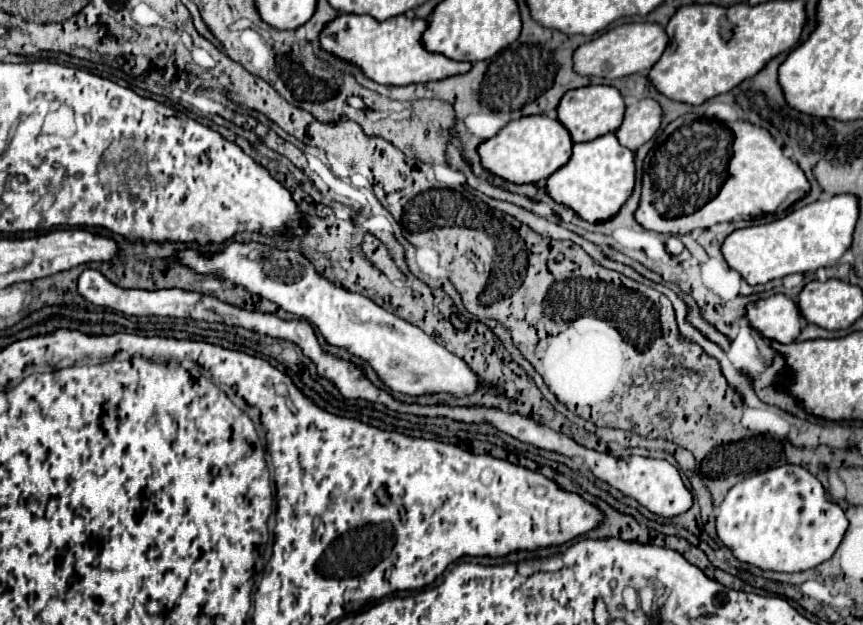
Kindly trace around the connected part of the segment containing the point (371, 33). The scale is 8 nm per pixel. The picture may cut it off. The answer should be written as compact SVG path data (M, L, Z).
M340 14L332 18L320 32L320 48L334 54L340 60L356 64L370 80L388 86L406 86L416 82L442 80L454 74L464 74L470 70L470 62L456 62L442 54L430 54L420 38L428 22L420 18L394 16L384 22L374 20L372 16Z

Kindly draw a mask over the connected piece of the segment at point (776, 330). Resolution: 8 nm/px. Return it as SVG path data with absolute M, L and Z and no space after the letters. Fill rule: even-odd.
M784 294L750 302L746 306L746 318L756 332L780 344L790 344L800 334L800 310L796 302Z

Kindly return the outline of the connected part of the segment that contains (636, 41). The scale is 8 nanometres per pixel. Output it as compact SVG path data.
M622 24L616 26L608 32L604 32L602 36L598 36L596 40L590 40L586 44L582 44L580 48L576 48L576 54L572 56L574 60L574 70L580 76L600 76L600 78L624 78L636 72L648 72L652 68L652 64L660 58L660 54L664 52L668 44L668 36L664 32L662 26L658 24Z

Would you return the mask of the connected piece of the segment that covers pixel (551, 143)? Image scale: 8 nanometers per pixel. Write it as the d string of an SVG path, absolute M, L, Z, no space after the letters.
M524 116L508 122L496 136L478 146L482 168L514 184L538 184L568 162L572 154L572 140L568 130L546 116Z

